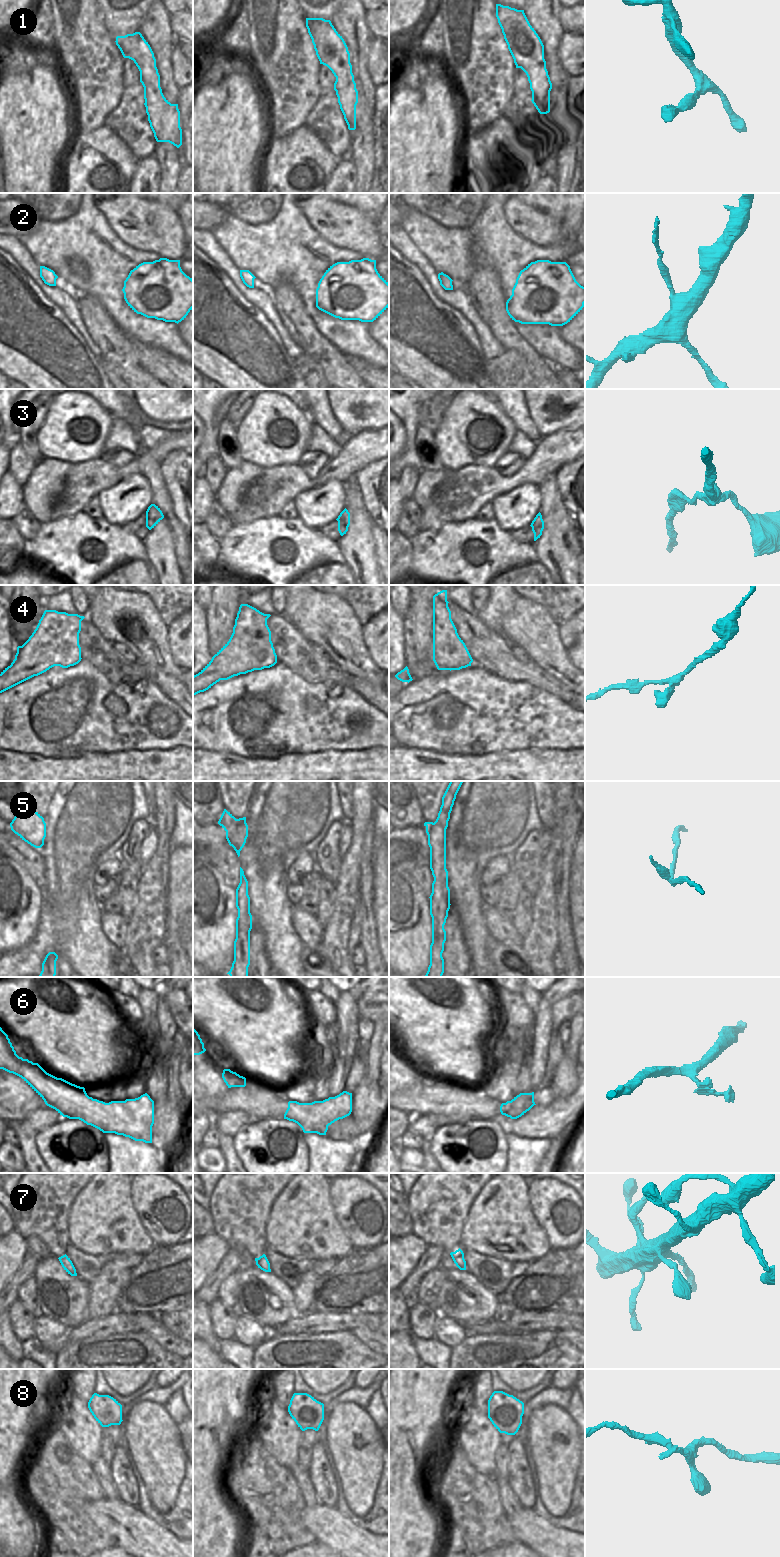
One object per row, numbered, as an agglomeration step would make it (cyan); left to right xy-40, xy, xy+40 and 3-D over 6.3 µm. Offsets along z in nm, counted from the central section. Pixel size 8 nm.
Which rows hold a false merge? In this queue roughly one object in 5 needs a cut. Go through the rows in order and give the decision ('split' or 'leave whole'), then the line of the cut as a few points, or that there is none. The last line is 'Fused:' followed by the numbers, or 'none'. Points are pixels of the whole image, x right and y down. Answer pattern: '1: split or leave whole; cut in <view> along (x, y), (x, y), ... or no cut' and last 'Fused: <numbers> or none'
1: leave whole; no cut
2: split; cut in xy along (250, 272), (246, 277), (247, 282), (245, 284)
3: leave whole; no cut
4: leave whole; no cut
5: split; cut in xy along (238, 819), (238, 834), (232, 846)
6: split; cut in xy+40 along (506, 1102), (509, 1116)
7: leave whole; no cut
8: leave whole; no cut
Fused: 2, 5, 6

